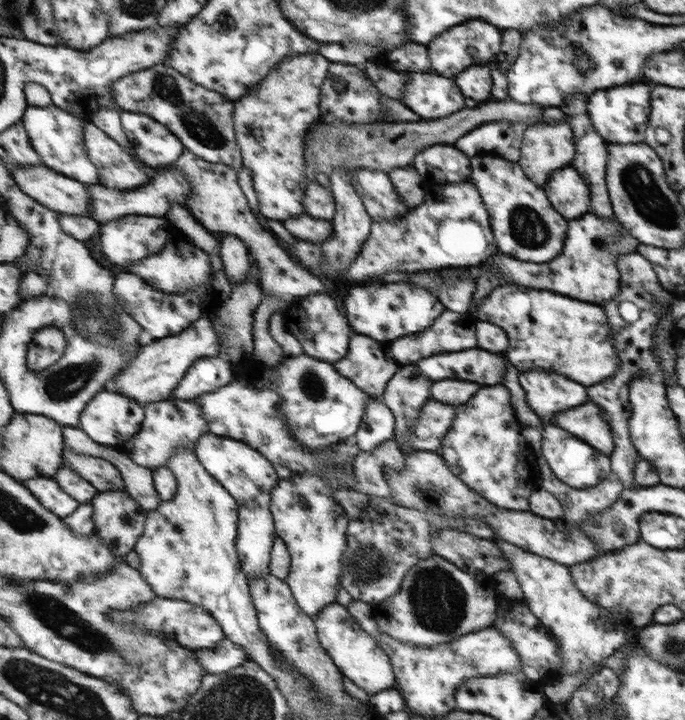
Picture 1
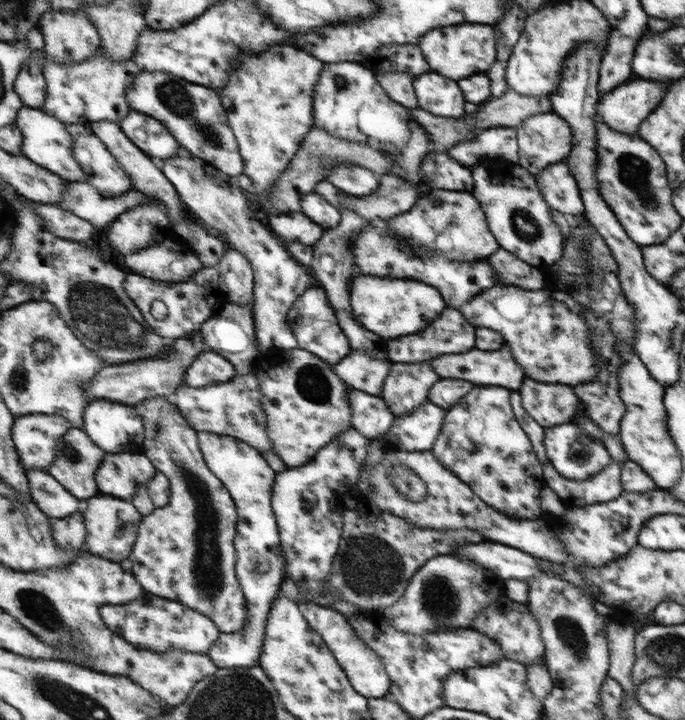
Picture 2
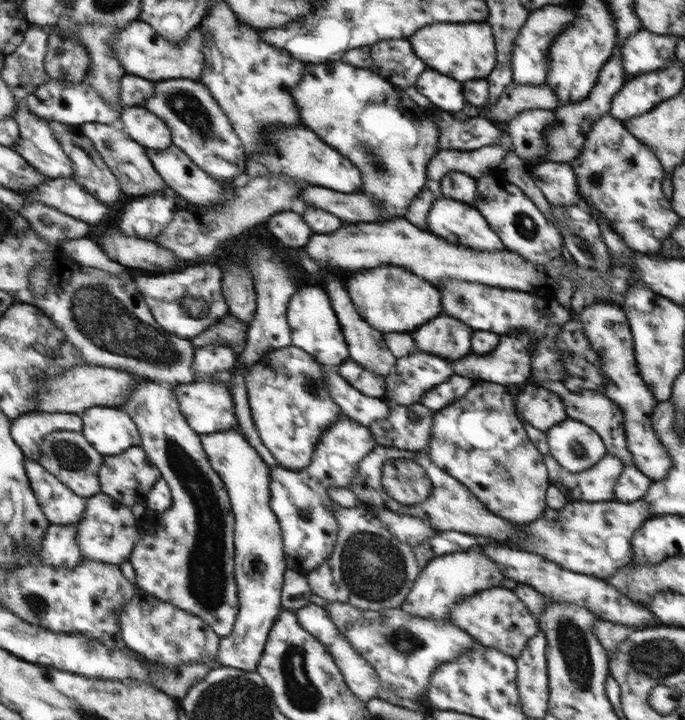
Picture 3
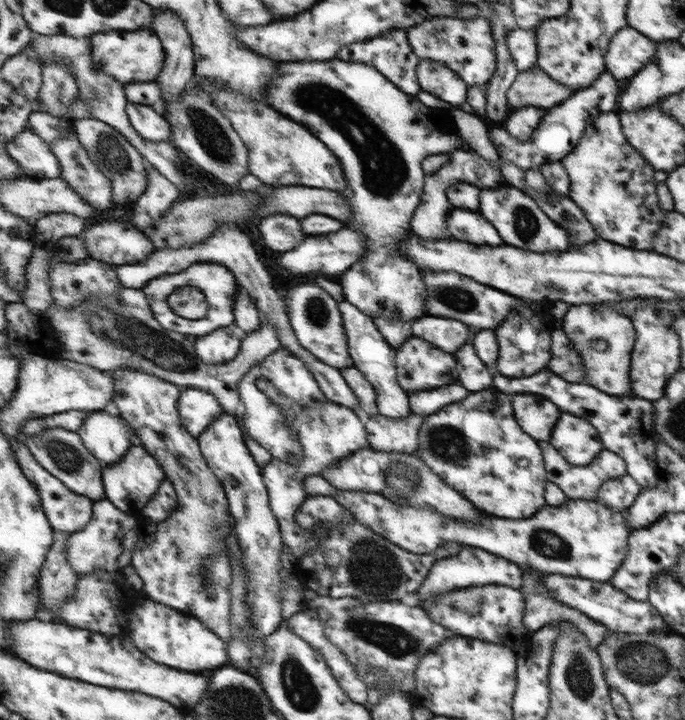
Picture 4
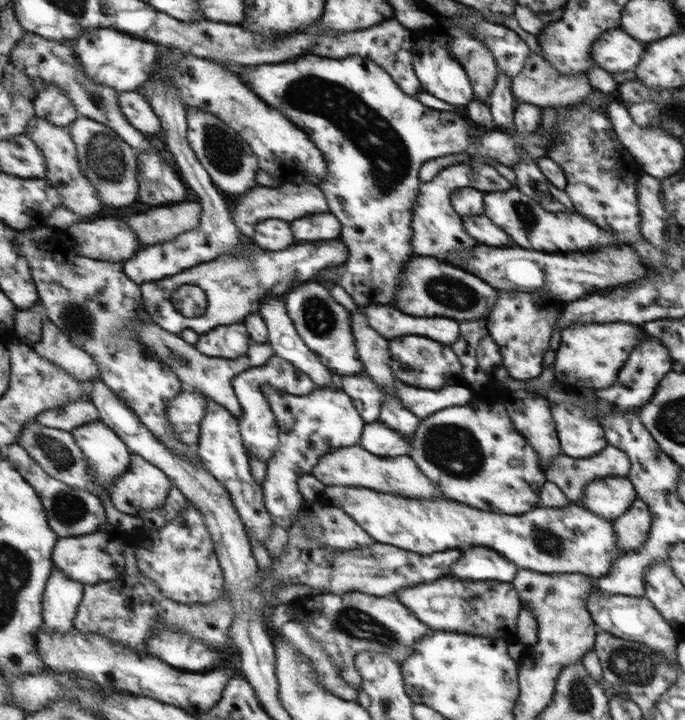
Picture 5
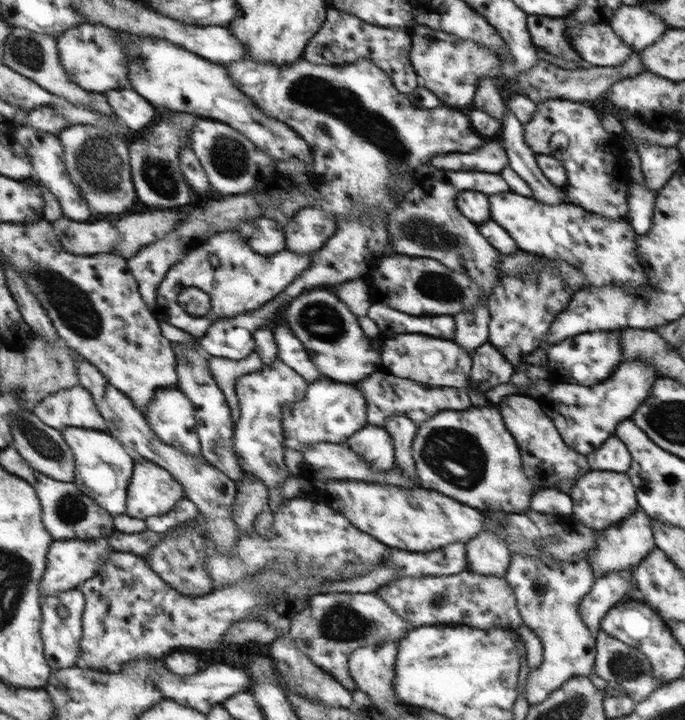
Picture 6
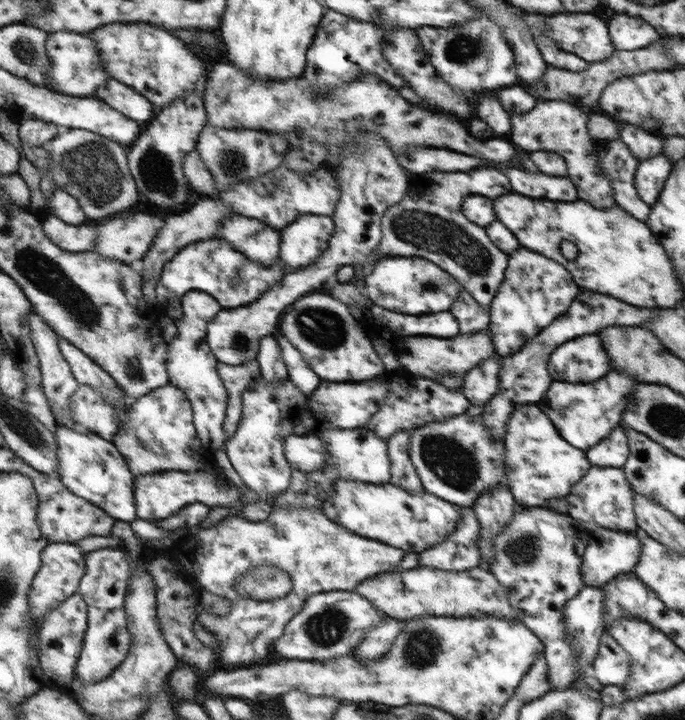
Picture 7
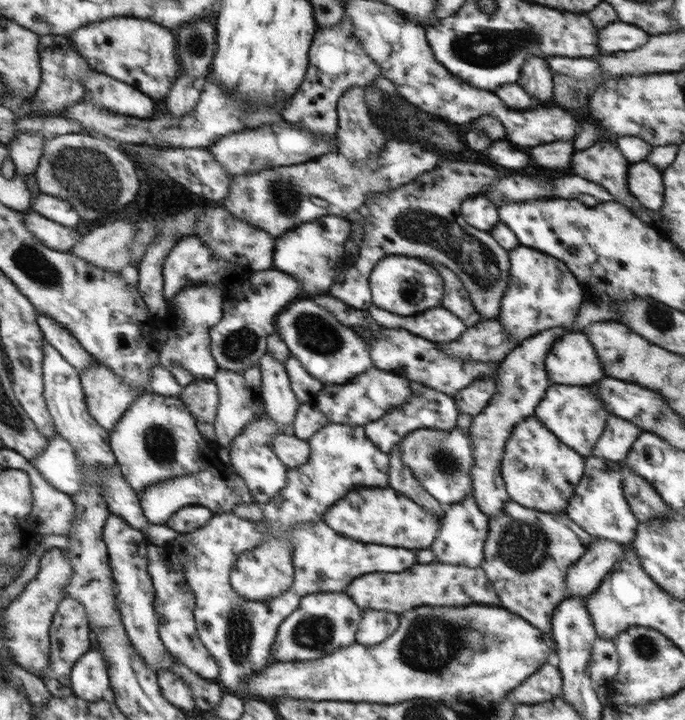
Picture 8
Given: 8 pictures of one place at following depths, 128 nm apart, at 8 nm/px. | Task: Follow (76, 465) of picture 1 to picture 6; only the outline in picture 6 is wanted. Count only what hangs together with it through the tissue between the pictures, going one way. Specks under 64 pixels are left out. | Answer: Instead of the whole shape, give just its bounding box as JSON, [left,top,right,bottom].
[127,460,183,519]

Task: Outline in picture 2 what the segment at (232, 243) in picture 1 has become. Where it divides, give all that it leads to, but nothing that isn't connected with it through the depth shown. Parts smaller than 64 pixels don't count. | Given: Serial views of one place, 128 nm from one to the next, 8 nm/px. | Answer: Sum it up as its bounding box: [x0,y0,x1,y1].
[215,249,253,305]

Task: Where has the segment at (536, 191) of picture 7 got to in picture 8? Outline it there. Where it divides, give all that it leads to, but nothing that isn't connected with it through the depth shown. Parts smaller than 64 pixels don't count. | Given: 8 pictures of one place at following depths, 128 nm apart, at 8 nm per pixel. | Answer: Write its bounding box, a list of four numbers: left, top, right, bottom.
[551,176,613,202]

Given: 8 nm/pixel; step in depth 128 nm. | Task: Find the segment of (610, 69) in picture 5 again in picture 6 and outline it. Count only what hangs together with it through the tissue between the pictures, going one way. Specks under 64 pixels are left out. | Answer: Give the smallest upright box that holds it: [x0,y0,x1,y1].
[565,20,631,67]

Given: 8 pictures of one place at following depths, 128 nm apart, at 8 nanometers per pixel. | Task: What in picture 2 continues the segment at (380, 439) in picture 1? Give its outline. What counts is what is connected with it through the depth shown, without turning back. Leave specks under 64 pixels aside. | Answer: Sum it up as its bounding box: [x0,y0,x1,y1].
[348,387,395,439]

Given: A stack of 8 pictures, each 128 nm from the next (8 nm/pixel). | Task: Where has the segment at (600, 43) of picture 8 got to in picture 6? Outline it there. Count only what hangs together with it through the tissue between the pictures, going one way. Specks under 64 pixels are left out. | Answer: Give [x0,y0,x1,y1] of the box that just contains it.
[609,5,668,53]

